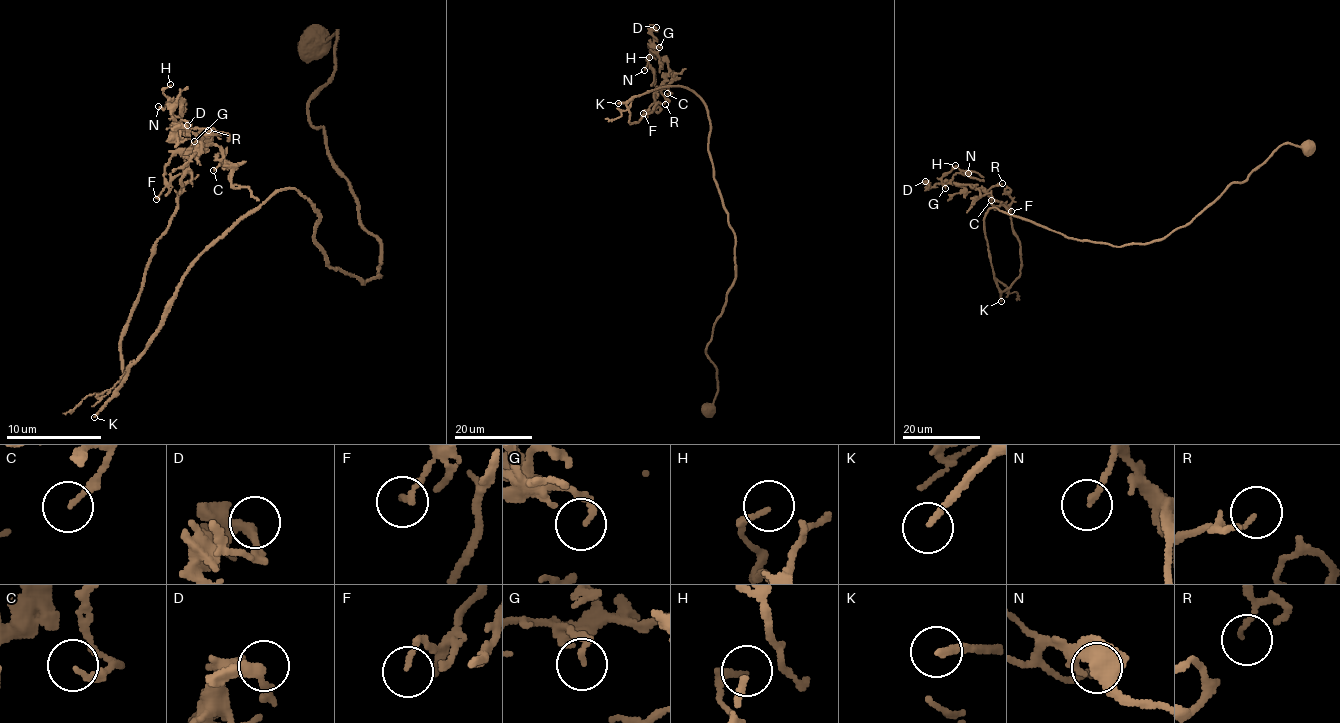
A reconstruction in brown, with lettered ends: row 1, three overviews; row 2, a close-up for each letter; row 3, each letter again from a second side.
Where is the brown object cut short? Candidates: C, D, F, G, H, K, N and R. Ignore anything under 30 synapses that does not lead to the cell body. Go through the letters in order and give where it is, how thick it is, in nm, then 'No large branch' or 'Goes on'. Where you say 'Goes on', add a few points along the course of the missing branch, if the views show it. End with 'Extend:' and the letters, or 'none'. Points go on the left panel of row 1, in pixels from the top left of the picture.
C: Place: (213, 170). Thickness 140 nm. No large branch
D: Place: (187, 125). Thickness 280 nm. No large branch
F: Place: (156, 199). Thickness 130 nm. No large branch
G: Place: (194, 141). Thickness 150 nm. No large branch
H: Place: (170, 84). Thickness 90 nm. No large branch
K: Place: (94, 417). Thickness 190 nm. Goes on
N: Place: (158, 106). Thickness 170 nm. No large branch
R: Place: (208, 130). Thickness 120 nm. No large branch
Extend: K

